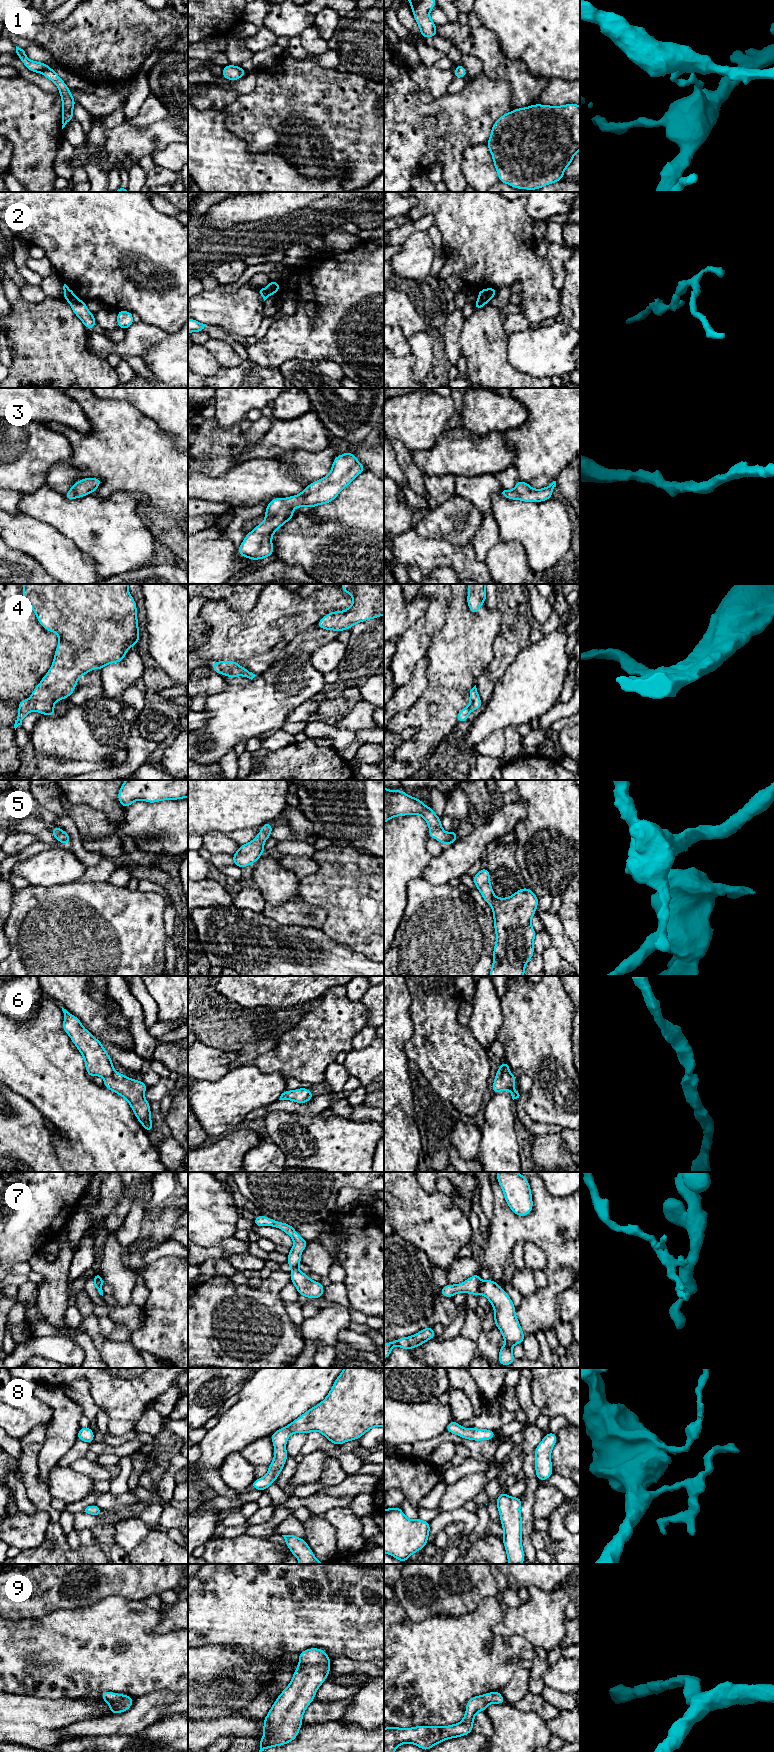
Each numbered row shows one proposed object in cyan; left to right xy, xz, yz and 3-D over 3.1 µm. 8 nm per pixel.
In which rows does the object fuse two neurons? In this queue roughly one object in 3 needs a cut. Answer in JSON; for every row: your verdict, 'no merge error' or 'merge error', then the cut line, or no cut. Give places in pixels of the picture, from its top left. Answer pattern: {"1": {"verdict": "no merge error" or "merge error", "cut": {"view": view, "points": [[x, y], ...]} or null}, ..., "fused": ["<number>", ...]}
{"1": {"verdict": "merge error", "cut": {"view": "xy", "points": [[47, 65], [41, 71]]}}, "2": {"verdict": "merge error", "cut": {"view": "yz", "points": [[478, 299], [485, 303]]}}, "3": {"verdict": "no merge error", "cut": null}, "4": {"verdict": "no merge error", "cut": null}, "5": {"verdict": "no merge error", "cut": null}, "6": {"verdict": "no merge error", "cut": null}, "7": {"verdict": "merge error", "cut": {"view": "yz", "points": [[482, 1282], [479, 1288], [480, 1293]]}}, "8": {"verdict": "no merge error", "cut": null}, "9": {"verdict": "no merge error", "cut": null}, "fused": ["1", "2", "7"]}

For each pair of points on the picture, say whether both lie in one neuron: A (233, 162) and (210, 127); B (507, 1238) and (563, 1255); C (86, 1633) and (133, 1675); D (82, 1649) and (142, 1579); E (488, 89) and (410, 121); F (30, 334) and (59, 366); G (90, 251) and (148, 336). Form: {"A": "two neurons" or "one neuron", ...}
{"A": "one neuron", "B": "one neuron", "C": "one neuron", "D": "two neurons", "E": "one neuron", "F": "one neuron", "G": "two neurons"}

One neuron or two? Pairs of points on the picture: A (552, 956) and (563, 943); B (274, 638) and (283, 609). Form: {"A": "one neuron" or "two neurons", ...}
{"A": "two neurons", "B": "one neuron"}

